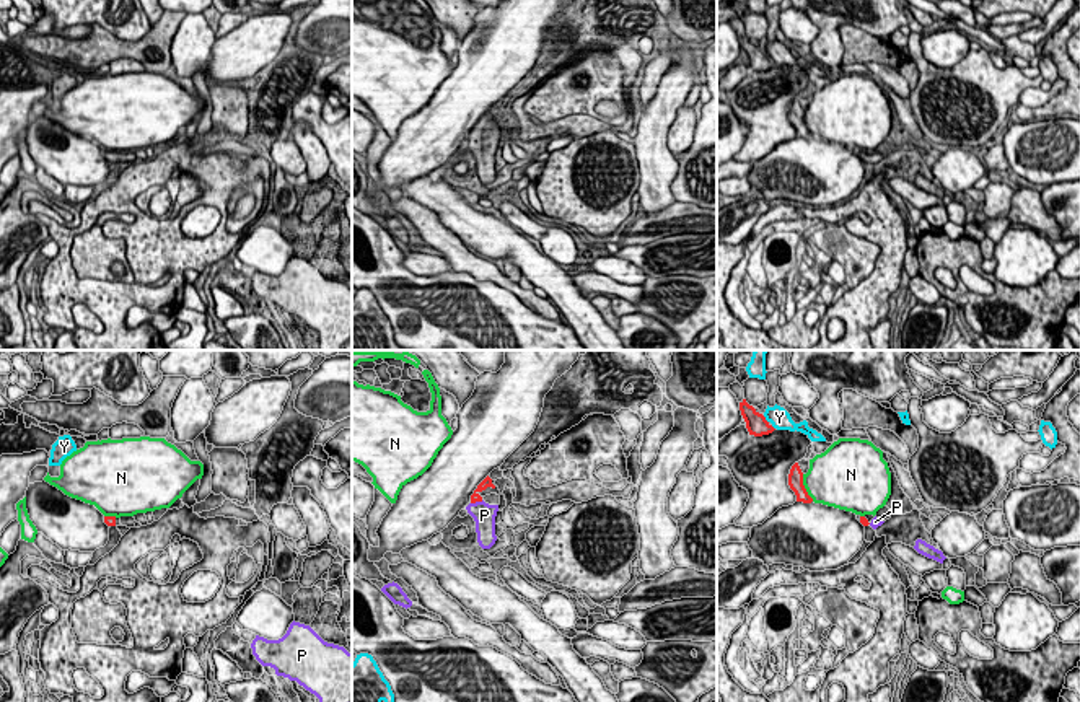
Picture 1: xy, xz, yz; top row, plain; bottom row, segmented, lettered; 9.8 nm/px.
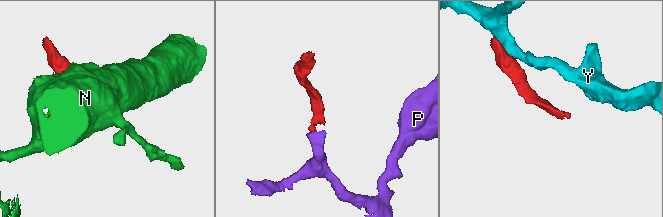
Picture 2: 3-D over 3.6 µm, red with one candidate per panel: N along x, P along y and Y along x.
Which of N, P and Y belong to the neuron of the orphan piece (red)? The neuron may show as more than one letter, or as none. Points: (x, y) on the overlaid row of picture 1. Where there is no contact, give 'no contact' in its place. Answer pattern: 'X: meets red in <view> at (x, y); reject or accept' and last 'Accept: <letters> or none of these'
N: meets red in yz at (803, 487); reject
P: meets red in xz at (476, 500); accept
Y: meets red in yz at (764, 419); reject
Accept: P

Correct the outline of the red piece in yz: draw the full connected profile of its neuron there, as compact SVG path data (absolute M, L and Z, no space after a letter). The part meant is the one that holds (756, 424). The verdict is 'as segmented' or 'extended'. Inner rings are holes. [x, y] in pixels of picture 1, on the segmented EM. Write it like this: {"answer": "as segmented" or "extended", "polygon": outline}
{"answer": "extended", "polygon": "M736 381L728 386L730 391L736 396L740 402L740 410L741 415L746 422L746 428L749 435L754 437L762 437L772 433L775 428L766 420L762 414L759 414L753 406L749 406L744 399L744 389L743 386Z"}

